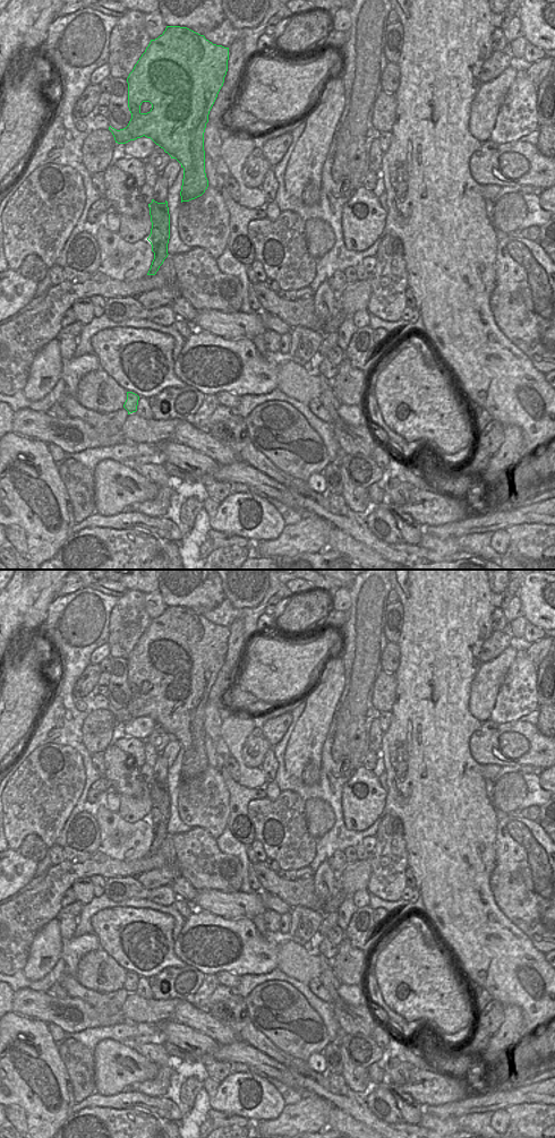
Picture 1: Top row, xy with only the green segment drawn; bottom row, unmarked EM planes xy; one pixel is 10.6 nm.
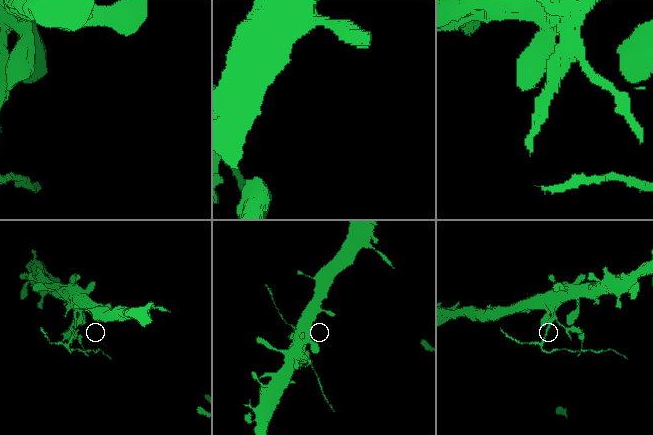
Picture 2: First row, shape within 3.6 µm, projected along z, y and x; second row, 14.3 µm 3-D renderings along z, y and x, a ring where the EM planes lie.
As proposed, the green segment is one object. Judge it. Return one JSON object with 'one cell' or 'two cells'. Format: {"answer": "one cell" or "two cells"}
{"answer": "two cells"}

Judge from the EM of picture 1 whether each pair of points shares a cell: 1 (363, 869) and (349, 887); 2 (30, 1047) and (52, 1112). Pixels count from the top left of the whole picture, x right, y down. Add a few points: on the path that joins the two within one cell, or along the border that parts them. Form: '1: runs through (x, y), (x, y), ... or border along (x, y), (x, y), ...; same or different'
1: runs through (358, 873), (349, 882); same
2: runs through (31, 1063), (31, 1074), (41, 1085), (47, 1096); same

